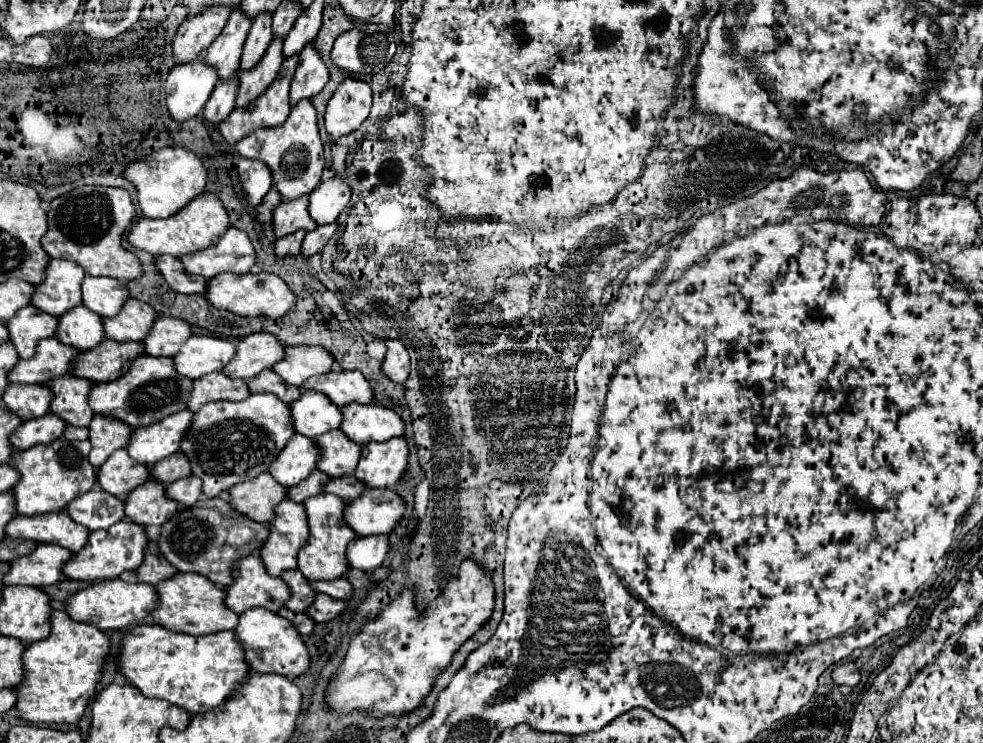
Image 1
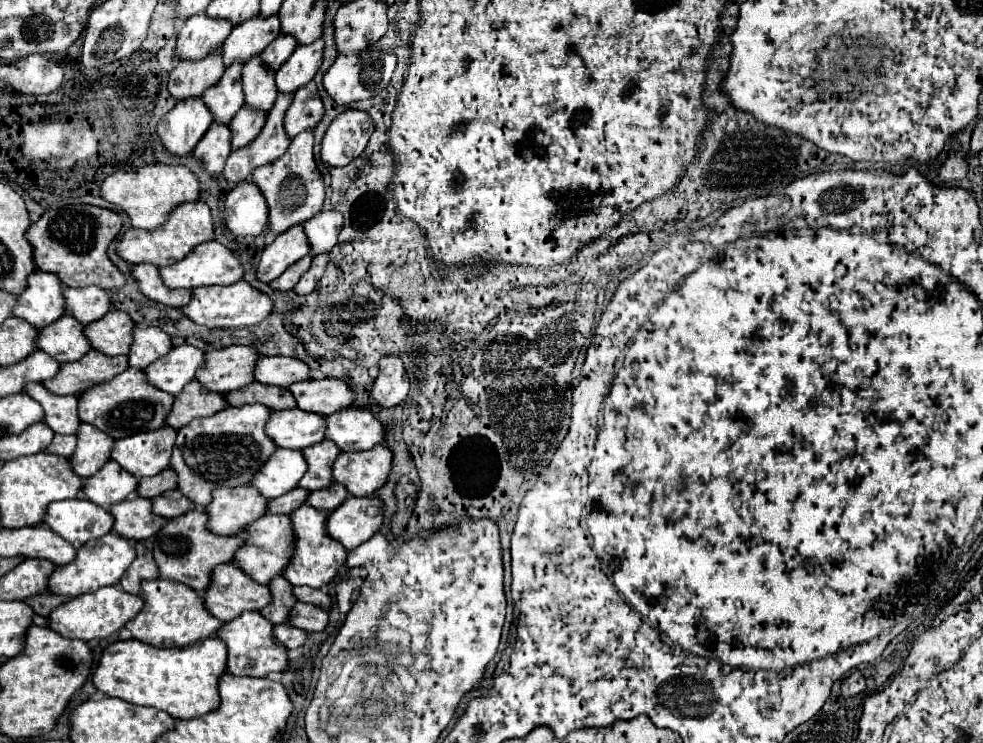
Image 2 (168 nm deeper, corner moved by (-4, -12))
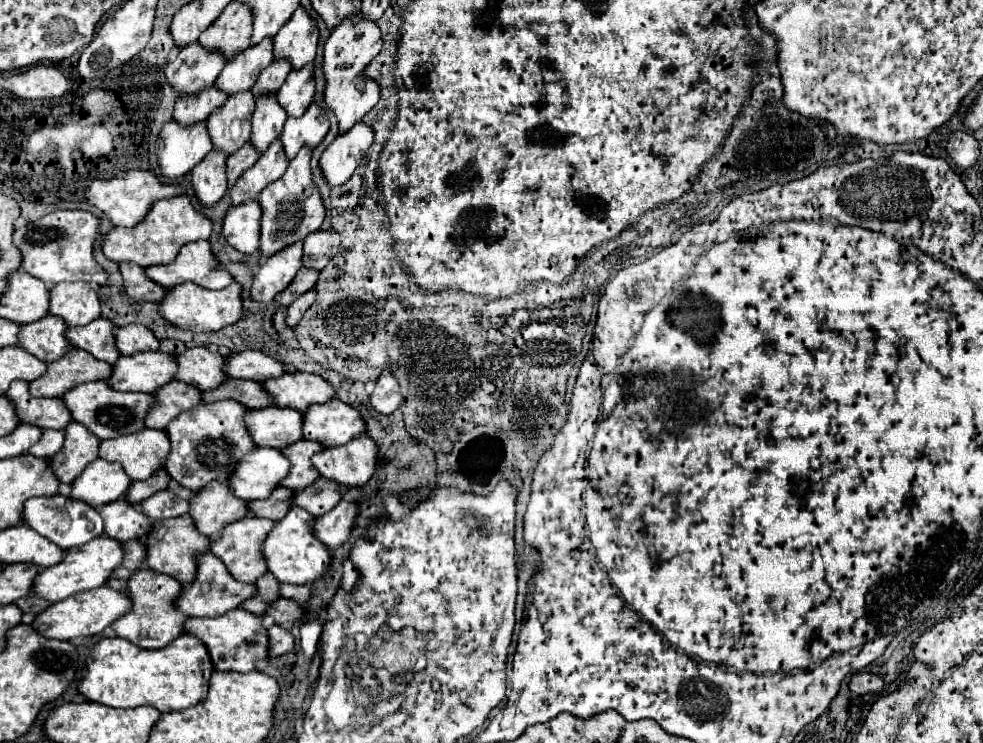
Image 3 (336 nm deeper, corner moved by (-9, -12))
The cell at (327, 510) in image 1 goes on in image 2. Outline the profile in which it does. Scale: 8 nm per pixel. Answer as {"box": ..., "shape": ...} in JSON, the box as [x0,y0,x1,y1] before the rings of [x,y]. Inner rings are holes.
{"box":[283,504,347,590],"shape":[[[303,504],[299,510],[295,510],[291,514],[291,522],[293,522],[295,536],[297,536],[297,548],[283,576],[293,586],[309,586],[317,590],[327,588],[335,580],[337,568],[345,566],[345,558],[347,558],[345,546],[327,534],[327,514],[323,514],[321,510],[315,510],[309,504]]]}

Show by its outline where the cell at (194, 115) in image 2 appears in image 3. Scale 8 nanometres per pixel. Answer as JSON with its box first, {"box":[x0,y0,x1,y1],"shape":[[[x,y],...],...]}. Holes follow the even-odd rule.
{"box":[156,120,212,178],"shape":[[[170,120],[164,124],[156,140],[156,156],[158,156],[160,172],[166,178],[186,176],[196,164],[204,160],[204,156],[210,150],[212,150],[212,142],[206,124],[184,128],[174,120]]]}

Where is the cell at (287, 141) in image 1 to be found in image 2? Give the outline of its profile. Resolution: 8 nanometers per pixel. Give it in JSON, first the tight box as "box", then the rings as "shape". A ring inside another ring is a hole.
{"box":[251,130,325,234],"shape":[[[305,130],[291,140],[289,150],[271,162],[271,166],[259,166],[253,170],[251,180],[261,188],[265,200],[269,204],[269,230],[275,234],[285,232],[295,224],[303,224],[305,220],[313,218],[325,200],[325,186],[321,180],[321,172],[313,158],[313,132]]]}

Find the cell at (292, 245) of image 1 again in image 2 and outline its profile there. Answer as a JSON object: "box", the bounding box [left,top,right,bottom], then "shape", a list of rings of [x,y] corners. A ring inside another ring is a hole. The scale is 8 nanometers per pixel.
{"box":[271,256,311,290],"shape":[[[305,256],[303,260],[299,260],[299,262],[295,262],[291,268],[287,268],[279,278],[275,278],[273,282],[271,282],[271,288],[275,288],[275,290],[291,290],[295,284],[297,284],[297,280],[301,278],[301,274],[309,268],[309,264],[311,264],[311,256]]]}

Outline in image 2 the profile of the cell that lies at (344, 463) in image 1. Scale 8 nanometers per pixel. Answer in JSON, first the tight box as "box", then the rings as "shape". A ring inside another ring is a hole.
{"box":[299,440,341,490],"shape":[[[323,440],[323,442],[303,450],[303,456],[305,456],[309,468],[307,468],[305,476],[301,478],[299,486],[307,488],[307,490],[321,490],[321,488],[329,486],[333,482],[331,466],[339,454],[341,454],[341,450],[331,440]]]}

